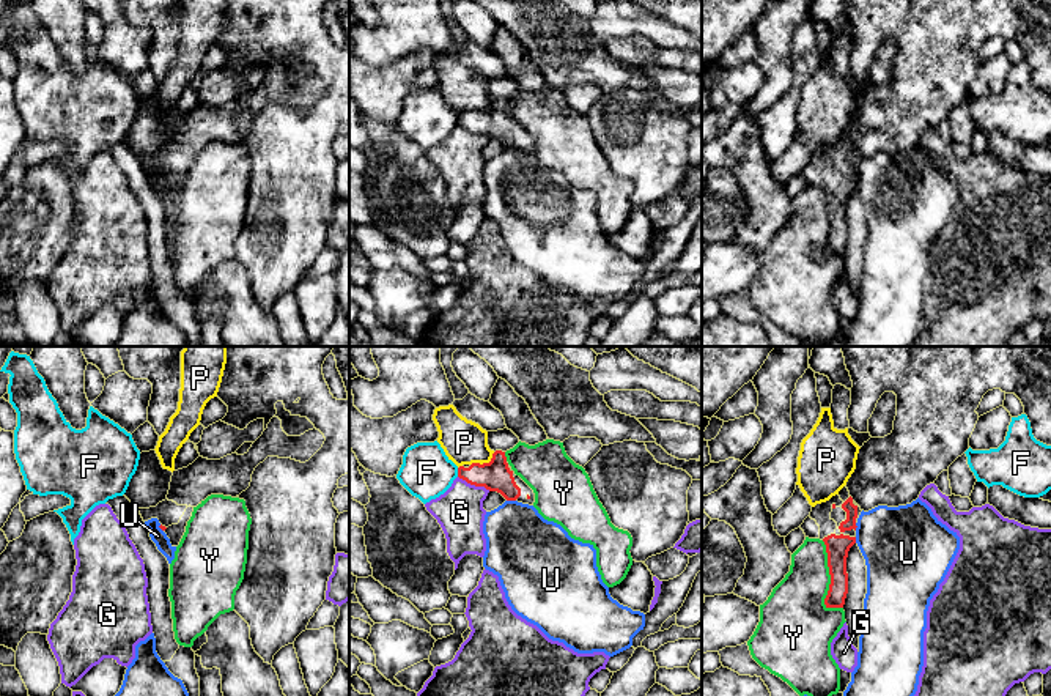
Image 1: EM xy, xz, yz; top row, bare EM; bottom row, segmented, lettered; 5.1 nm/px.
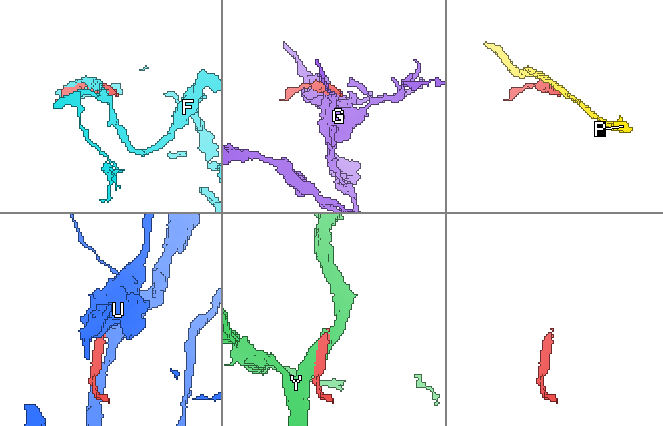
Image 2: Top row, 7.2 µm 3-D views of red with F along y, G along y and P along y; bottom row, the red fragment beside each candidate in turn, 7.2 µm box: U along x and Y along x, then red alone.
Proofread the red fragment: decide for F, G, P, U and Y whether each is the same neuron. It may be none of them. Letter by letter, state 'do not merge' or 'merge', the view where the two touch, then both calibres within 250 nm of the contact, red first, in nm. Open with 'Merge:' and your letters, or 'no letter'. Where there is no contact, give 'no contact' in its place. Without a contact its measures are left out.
Merge: no letter
F: do not merge; meets red in xz; 160 nm thick on the red side, 260 nm on the other
G: do not merge; meets red in xz; 160 nm thick on the red side, 240 nm on the other
P: do not merge; meets red in xz; 160 nm thick on the red side, 220 nm on the other
U: do not merge; meets red in xz; 160 nm thick on the red side, 360 nm on the other
Y: do not merge; meets red in yz; 120 nm thick on the red side, 320 nm on the other

